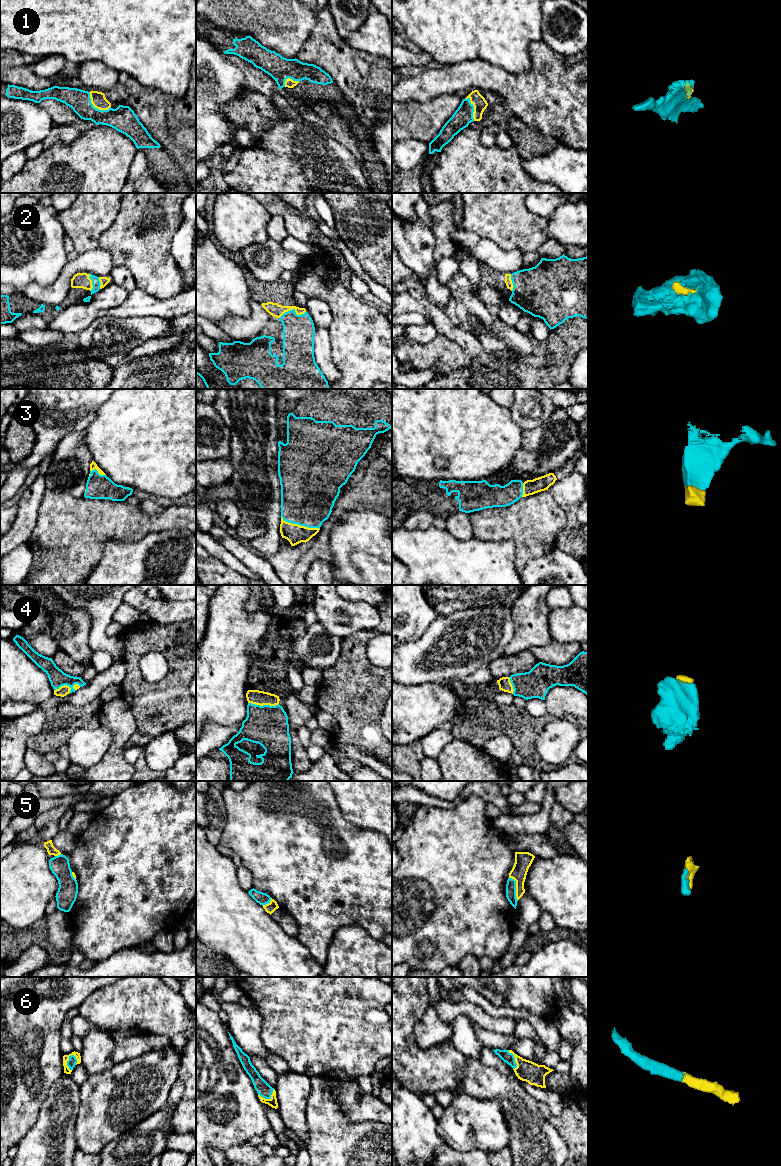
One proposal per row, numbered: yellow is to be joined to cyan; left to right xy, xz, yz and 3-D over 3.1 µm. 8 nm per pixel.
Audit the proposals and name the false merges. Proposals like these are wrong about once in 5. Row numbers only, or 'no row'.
no row

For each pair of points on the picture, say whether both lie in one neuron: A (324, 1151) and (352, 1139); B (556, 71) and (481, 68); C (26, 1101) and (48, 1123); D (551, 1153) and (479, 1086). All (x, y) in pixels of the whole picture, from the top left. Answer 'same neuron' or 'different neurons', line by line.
A: same neuron
B: same neuron
C: different neurons
D: same neuron

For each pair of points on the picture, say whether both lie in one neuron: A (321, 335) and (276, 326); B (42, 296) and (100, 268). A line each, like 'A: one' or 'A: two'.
A: two
B: one

